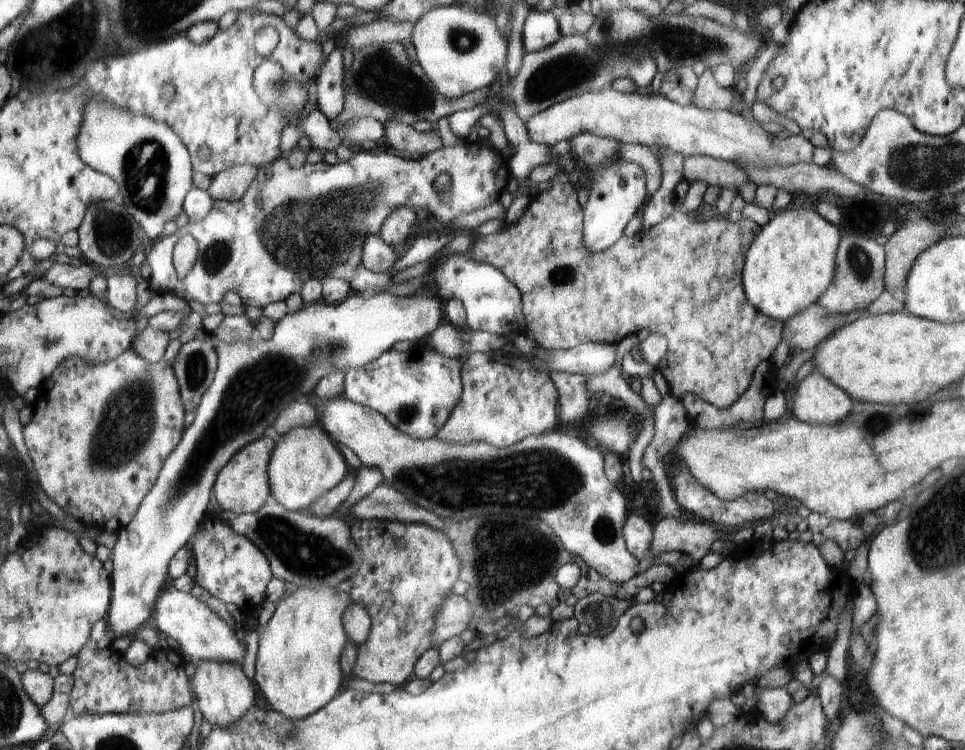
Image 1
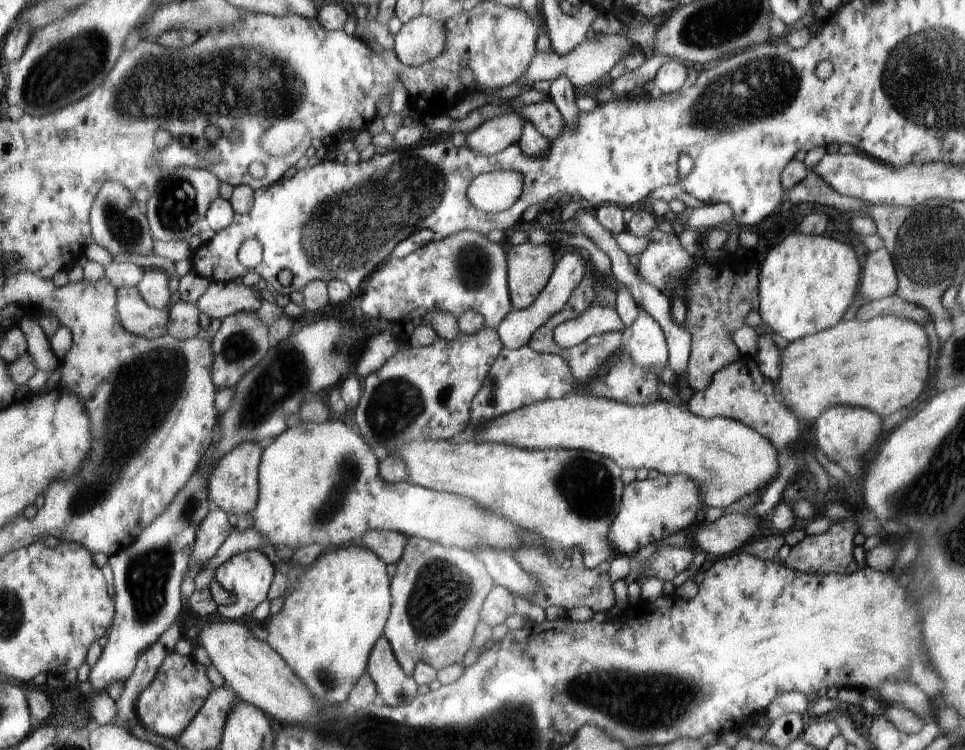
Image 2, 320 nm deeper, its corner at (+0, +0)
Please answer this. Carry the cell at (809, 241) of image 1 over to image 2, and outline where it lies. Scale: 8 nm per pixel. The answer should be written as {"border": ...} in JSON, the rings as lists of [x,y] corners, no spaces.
{"border":[[[793,233],[770,249],[760,273],[760,316],[773,332],[792,342],[836,326],[859,290],[860,264],[854,249],[826,234]]]}

